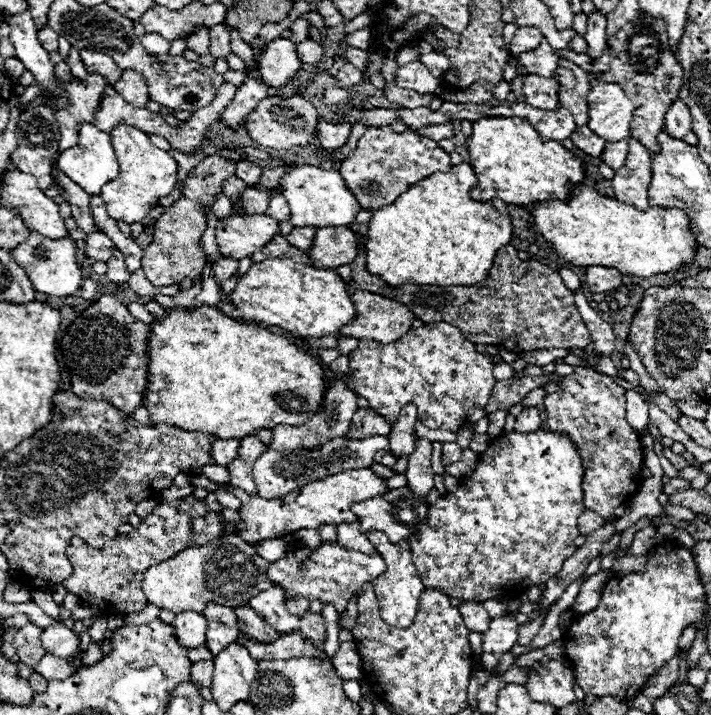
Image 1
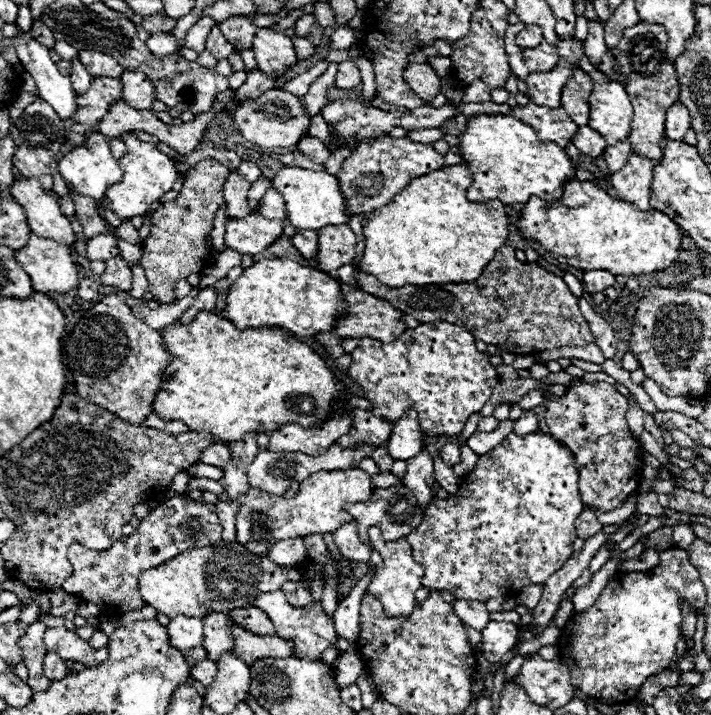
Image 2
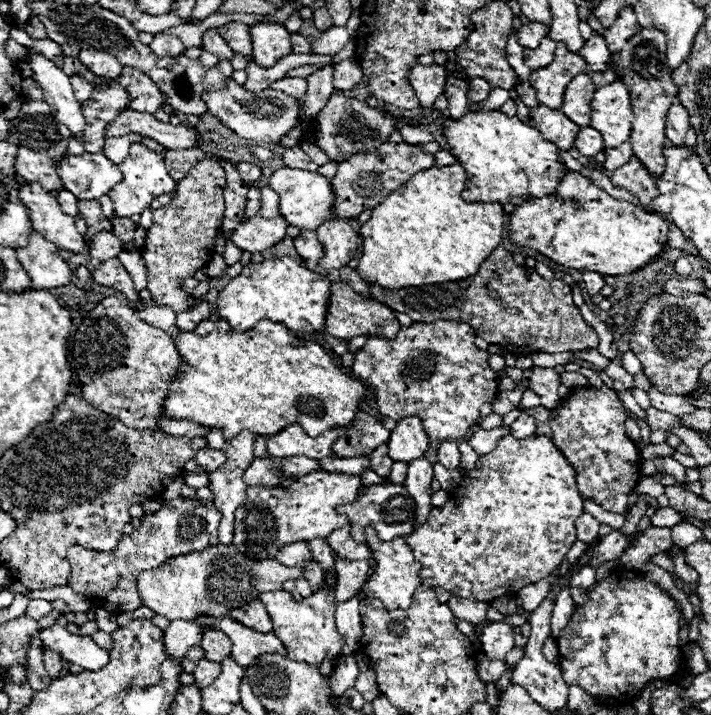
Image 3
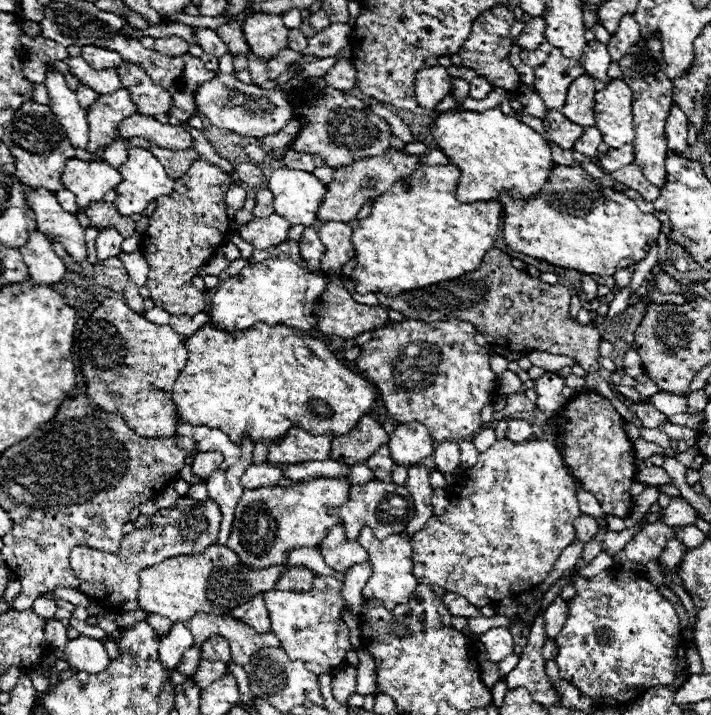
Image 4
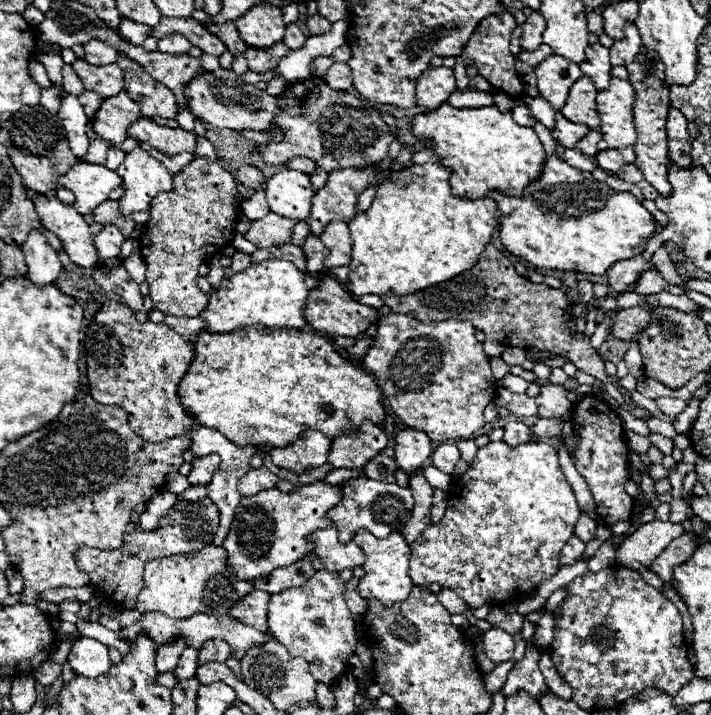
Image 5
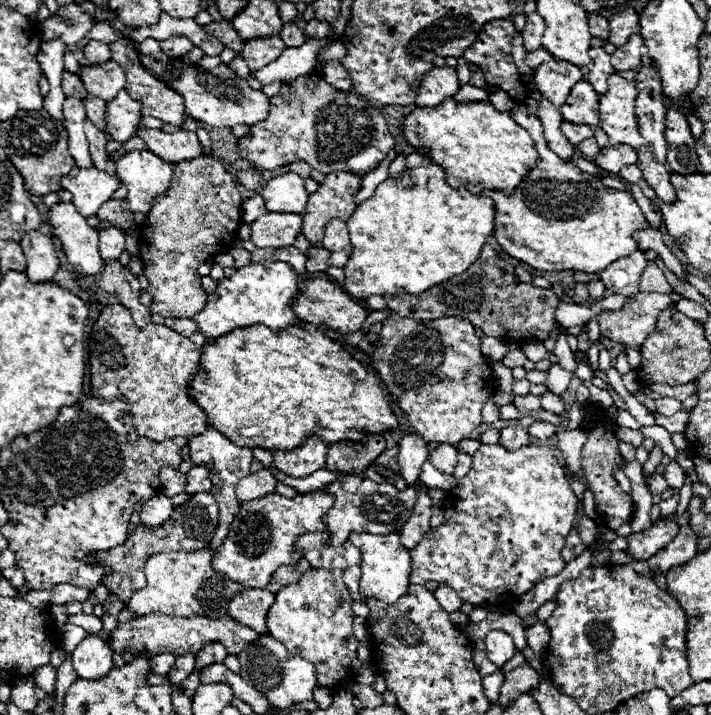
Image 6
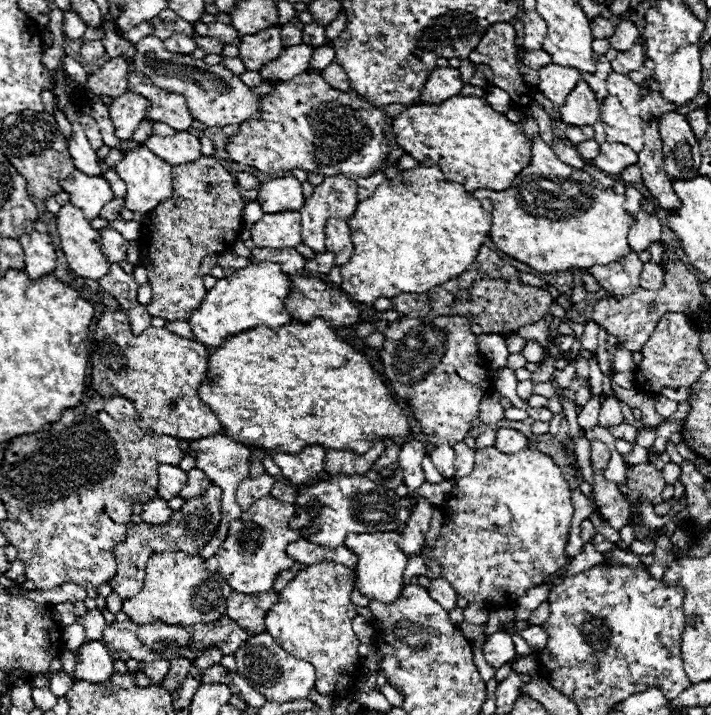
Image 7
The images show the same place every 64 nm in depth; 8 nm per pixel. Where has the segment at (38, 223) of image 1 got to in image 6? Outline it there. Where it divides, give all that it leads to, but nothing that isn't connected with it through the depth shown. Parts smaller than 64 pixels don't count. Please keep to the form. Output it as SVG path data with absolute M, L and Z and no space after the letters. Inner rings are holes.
M72 202L56 204L50 212L50 222L62 242L62 250L78 272L98 276L104 270L104 260L98 250L98 230L88 226L86 218Z

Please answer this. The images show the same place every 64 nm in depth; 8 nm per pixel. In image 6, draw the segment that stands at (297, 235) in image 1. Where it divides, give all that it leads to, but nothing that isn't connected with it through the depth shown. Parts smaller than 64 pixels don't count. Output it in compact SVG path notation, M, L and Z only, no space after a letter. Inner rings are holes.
M310 246L306 270L308 272L326 272L330 268L328 260L330 260L330 252L326 252L326 248L314 248L314 246Z

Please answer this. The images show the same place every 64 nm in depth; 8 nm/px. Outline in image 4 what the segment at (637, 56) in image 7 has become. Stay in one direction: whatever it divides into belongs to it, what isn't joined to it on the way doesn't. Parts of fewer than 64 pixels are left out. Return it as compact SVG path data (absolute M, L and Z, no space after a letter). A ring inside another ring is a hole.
M634 16L622 18L616 34L612 34L612 40L608 44L612 62L618 62L620 58L624 58L626 52L630 52L630 48L638 42L638 38L640 38L640 26L636 24Z

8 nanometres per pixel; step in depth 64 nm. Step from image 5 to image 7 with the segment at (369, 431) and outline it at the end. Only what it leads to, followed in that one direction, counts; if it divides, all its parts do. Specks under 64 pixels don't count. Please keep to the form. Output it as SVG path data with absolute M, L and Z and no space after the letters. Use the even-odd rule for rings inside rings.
M374 440L366 454L352 454L350 450L326 450L326 472L330 476L364 476L372 464L382 456L386 444L382 440Z

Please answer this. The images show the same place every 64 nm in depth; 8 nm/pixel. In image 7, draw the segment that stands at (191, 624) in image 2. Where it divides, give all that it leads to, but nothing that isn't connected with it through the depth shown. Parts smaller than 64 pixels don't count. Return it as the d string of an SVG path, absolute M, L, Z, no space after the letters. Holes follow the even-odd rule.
M154 660L148 664L142 664L142 672L150 678L150 686L158 686L164 680L168 668L170 668L168 660Z

